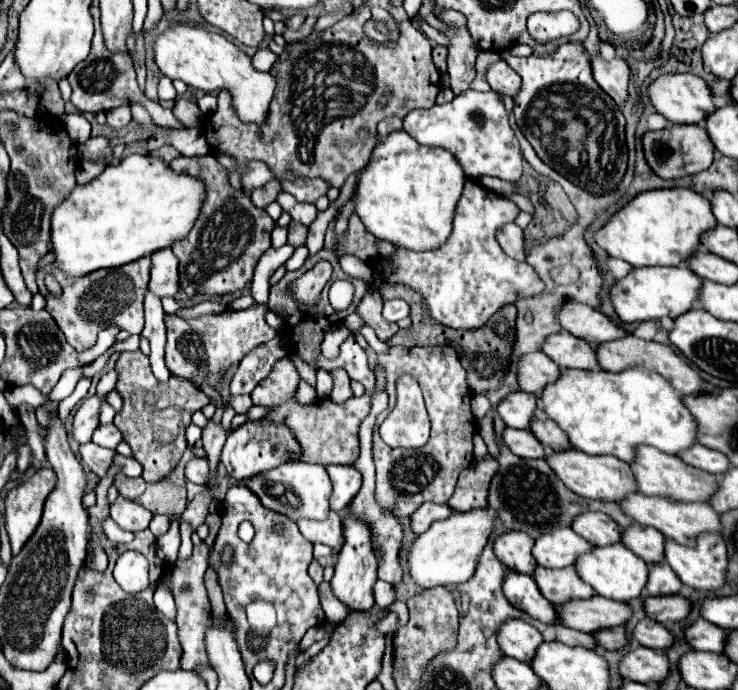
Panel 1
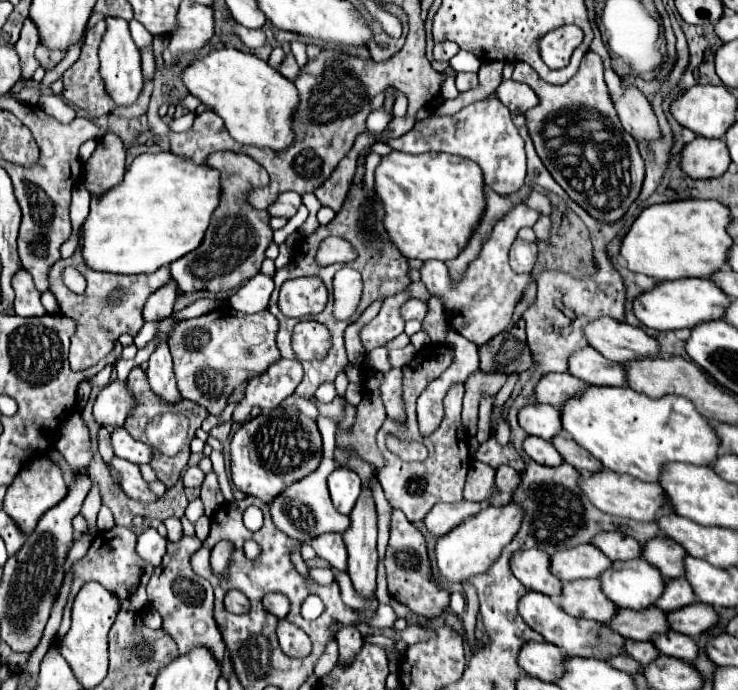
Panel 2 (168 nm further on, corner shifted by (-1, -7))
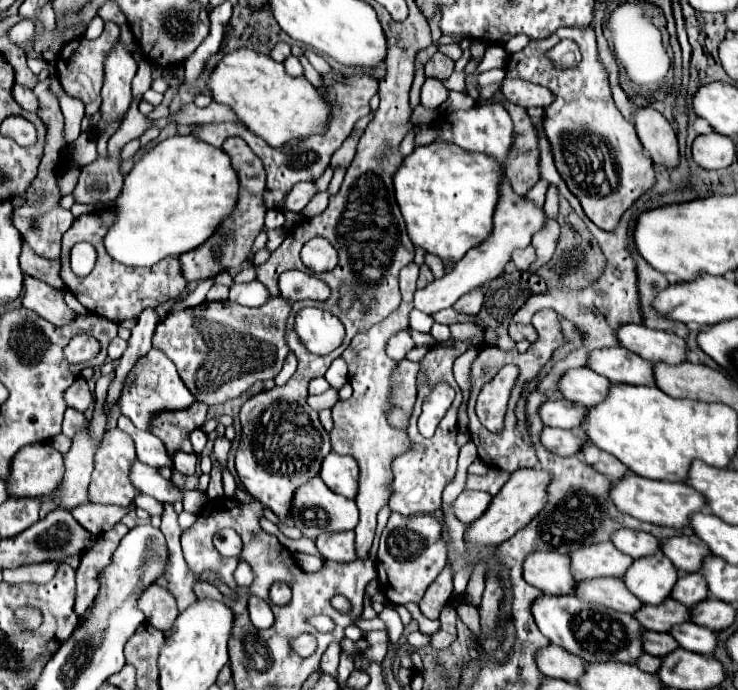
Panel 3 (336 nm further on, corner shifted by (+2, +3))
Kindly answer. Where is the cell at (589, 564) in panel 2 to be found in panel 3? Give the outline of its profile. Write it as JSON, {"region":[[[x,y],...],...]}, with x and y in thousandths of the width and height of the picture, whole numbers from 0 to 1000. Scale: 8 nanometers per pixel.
{"region":[[[831,787],[798,790],[795,796],[782,796],[774,801],[774,830],[782,842],[806,836],[836,836],[841,839],[858,807],[841,801]]]}

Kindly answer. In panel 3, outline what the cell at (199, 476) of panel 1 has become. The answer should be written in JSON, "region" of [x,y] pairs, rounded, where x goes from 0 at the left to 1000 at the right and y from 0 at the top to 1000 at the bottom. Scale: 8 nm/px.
{"region":[[[237,654],[234,657],[234,680],[240,680],[248,688],[264,688],[267,677],[267,659],[256,659],[251,654]]]}

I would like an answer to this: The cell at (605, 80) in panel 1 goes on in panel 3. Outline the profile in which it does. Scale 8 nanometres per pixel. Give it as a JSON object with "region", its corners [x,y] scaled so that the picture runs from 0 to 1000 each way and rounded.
{"region":[[[882,155],[866,158],[860,164],[860,190],[874,219],[888,236],[904,245],[920,239],[920,213],[917,213],[915,190],[893,161]]]}

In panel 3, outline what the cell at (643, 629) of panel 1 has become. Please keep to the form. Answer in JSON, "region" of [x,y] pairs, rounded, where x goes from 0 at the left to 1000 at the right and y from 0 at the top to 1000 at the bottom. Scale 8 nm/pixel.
{"region":[[[942,903],[915,906],[909,912],[909,920],[931,943],[963,949],[972,941],[972,920],[969,920],[969,914],[963,914],[958,909],[950,909],[950,906],[942,906]]]}

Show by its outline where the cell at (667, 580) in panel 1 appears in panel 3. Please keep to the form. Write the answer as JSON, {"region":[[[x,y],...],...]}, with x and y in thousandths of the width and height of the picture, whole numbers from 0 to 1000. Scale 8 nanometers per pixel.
{"region":[[[936,830],[936,833],[920,836],[920,842],[915,848],[915,859],[909,859],[909,865],[915,871],[923,871],[931,880],[939,880],[947,871],[955,871],[961,865],[955,836],[950,830]]]}

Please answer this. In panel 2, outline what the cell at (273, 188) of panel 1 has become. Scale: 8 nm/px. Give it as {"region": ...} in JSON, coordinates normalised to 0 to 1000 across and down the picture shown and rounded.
{"region":[[[388,277],[388,280],[379,280],[377,288],[363,300],[363,309],[371,314],[388,314],[393,317],[396,312],[401,312],[404,300],[409,297],[409,286],[398,277]]]}

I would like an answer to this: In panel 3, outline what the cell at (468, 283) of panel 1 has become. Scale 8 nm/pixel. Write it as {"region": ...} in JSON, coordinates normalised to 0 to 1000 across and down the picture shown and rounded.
{"region":[[[730,259],[730,265],[714,280],[714,286],[720,286],[720,291],[725,291],[725,297],[736,297],[738,291],[738,277],[741,277],[744,265],[738,259]]]}

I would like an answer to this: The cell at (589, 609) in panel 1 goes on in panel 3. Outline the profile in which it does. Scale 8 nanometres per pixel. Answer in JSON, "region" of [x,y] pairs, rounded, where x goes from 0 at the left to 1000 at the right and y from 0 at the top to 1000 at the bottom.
{"region":[[[904,868],[898,877],[871,877],[871,883],[860,888],[860,897],[866,897],[879,914],[907,917],[912,906],[936,900],[936,880],[923,877],[915,868]]]}

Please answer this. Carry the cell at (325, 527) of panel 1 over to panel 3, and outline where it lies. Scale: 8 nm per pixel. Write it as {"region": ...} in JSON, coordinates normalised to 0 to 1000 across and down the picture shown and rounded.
{"region":[[[438,772],[438,778],[427,781],[432,801],[443,813],[457,813],[457,816],[473,816],[484,810],[481,799],[481,772]]]}

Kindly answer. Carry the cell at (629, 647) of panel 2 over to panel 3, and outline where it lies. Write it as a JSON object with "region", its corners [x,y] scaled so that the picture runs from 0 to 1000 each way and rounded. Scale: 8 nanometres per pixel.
{"region":[[[874,914],[871,917],[871,938],[874,946],[888,949],[888,952],[901,952],[904,946],[915,943],[920,932],[907,920],[907,917],[888,917],[888,914]]]}

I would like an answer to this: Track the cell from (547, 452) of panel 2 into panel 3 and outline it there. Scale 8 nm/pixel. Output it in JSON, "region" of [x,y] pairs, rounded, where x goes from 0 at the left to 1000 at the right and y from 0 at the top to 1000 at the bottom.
{"region":[[[738,619],[733,628],[733,639],[744,654],[763,662],[782,659],[795,645],[795,633],[785,633],[776,625],[752,622],[752,619]]]}

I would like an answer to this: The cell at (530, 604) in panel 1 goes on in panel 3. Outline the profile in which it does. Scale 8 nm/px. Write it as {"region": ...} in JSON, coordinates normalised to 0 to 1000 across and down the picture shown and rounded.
{"region":[[[736,862],[722,880],[722,894],[730,914],[749,932],[763,938],[766,943],[793,955],[795,961],[820,961],[820,958],[841,958],[841,961],[863,961],[871,946],[871,914],[874,909],[858,891],[839,888],[822,883],[817,877],[804,877],[779,862]]]}

